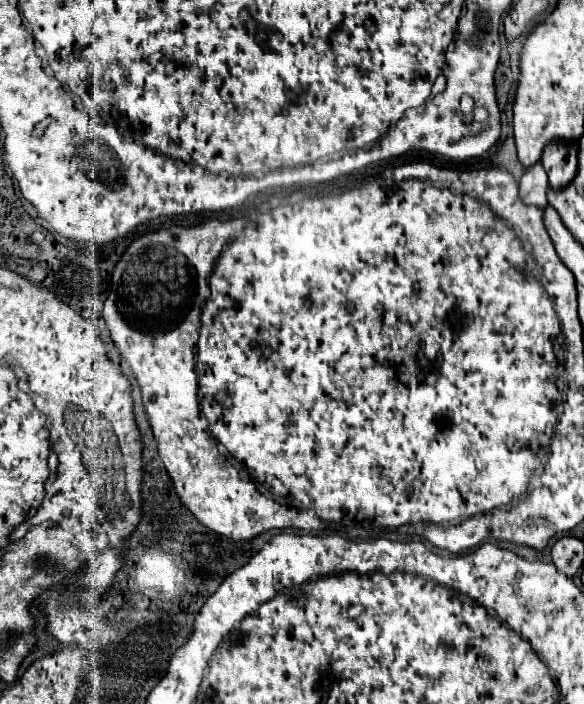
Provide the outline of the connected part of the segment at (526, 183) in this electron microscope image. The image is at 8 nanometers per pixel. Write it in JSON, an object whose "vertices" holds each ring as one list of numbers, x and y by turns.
{"vertices":[[538,161,532,167,528,167,520,179,520,199,526,205,536,205,542,209,548,203,546,187,548,187,548,177]]}

